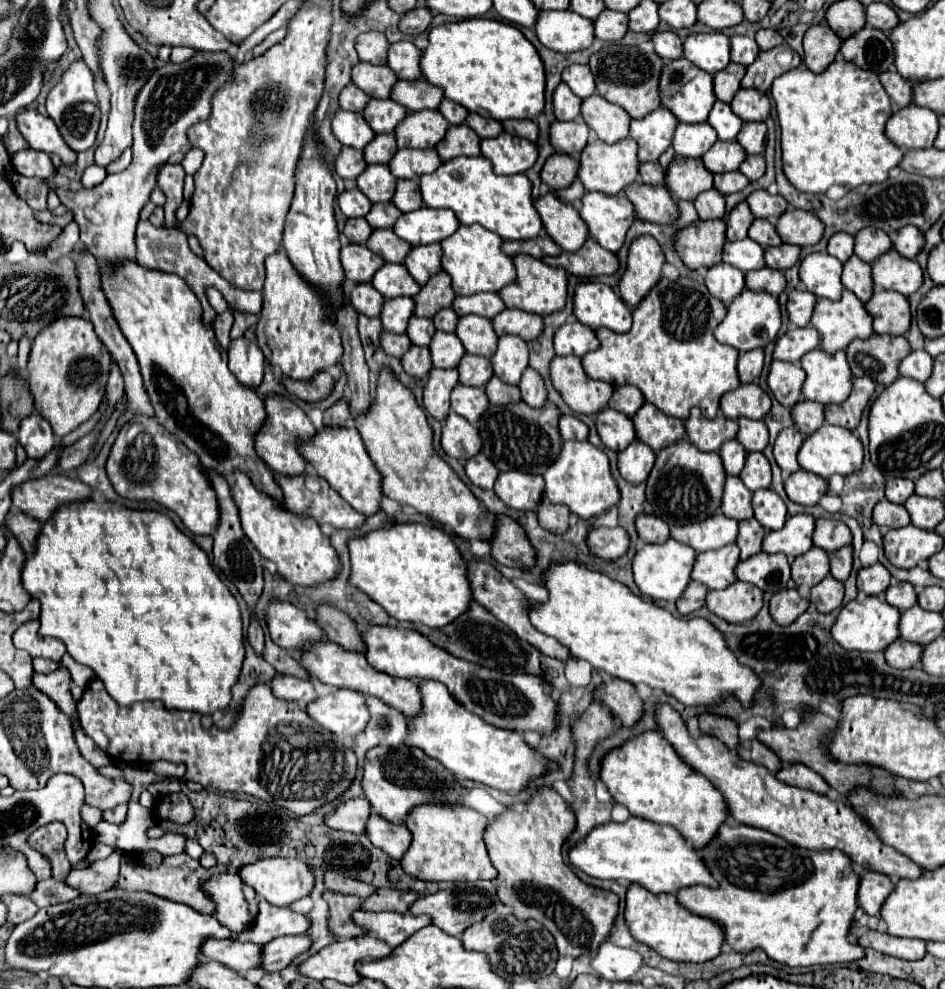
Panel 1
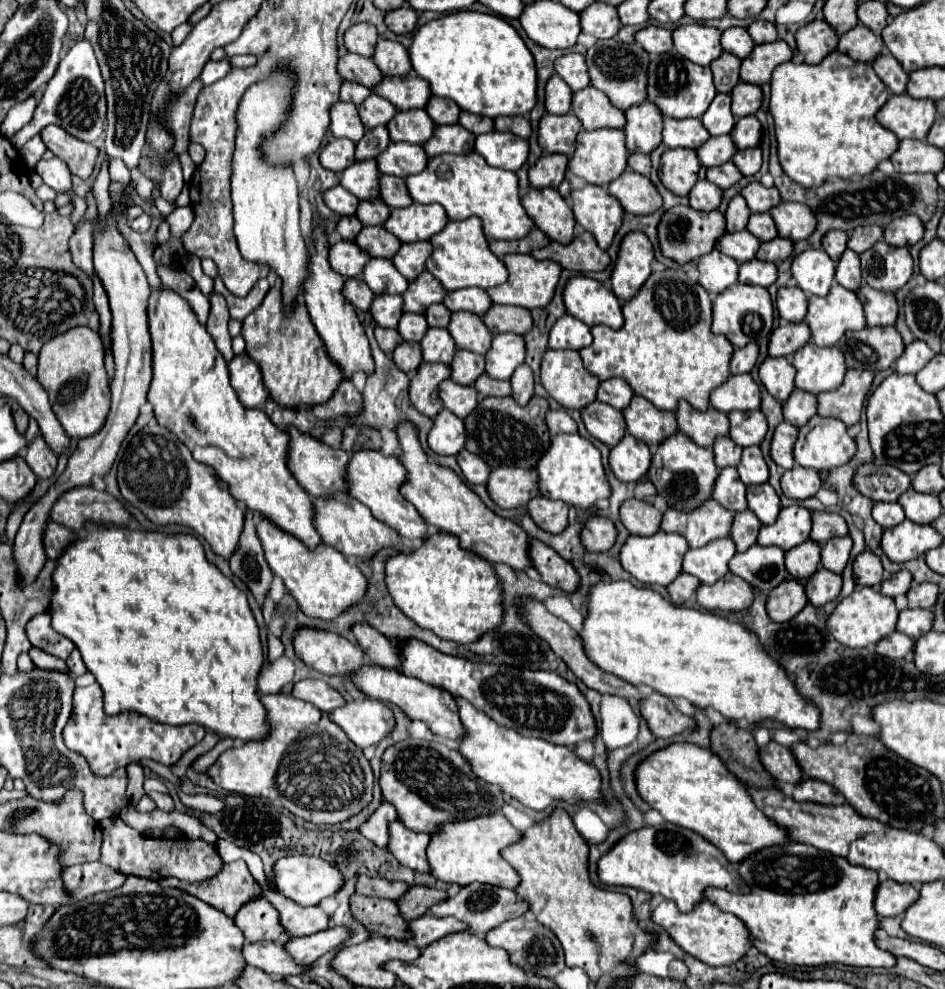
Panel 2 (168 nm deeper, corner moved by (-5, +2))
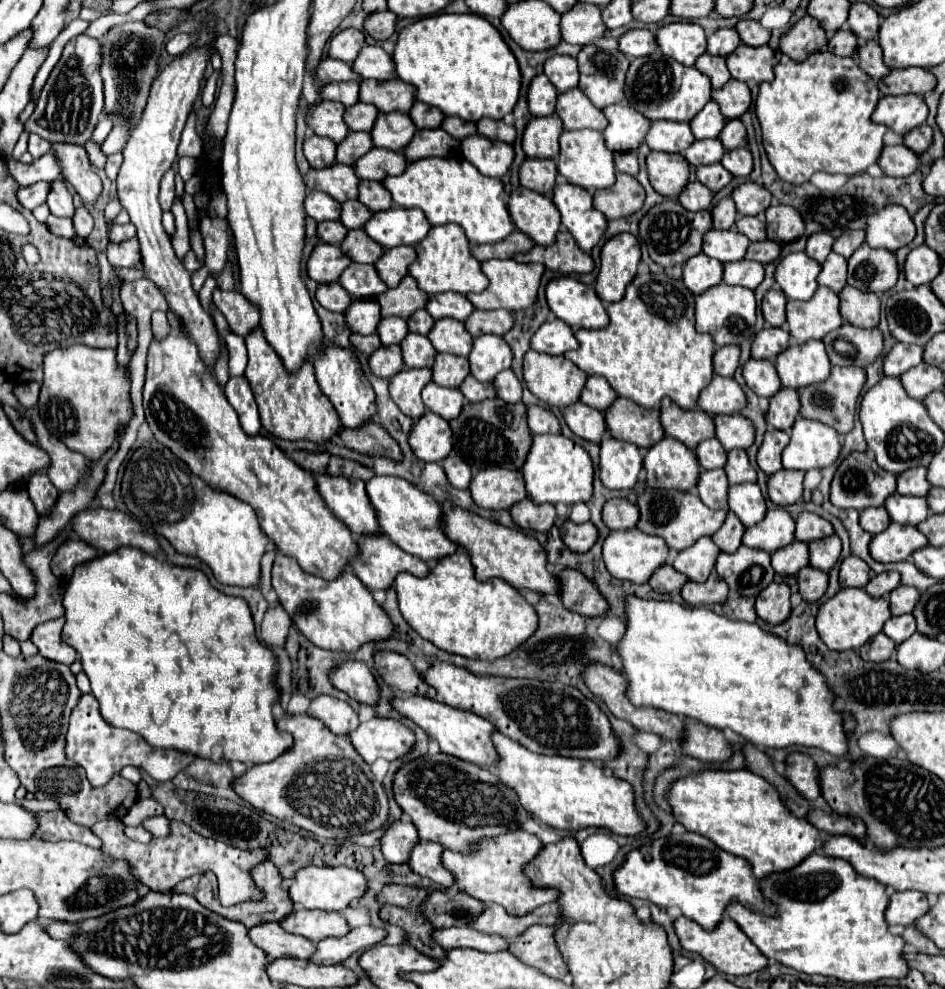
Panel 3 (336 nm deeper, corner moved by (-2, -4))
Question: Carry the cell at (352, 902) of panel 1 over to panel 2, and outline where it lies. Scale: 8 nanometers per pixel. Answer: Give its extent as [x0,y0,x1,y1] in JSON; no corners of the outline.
[350,894,412,940]

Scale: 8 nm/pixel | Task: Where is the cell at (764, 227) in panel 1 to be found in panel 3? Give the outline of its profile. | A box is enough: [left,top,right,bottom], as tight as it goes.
[737,216,767,242]

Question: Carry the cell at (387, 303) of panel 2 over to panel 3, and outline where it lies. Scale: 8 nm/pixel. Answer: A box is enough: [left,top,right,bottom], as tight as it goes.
[345,300,381,334]

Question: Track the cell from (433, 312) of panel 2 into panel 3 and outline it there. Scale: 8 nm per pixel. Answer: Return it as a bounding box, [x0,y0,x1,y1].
[407,310,435,334]

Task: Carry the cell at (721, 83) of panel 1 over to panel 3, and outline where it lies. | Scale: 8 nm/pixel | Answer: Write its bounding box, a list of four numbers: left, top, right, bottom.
[695,54,731,88]

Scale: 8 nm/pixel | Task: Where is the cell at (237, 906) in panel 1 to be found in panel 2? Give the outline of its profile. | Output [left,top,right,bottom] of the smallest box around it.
[234,898,292,944]

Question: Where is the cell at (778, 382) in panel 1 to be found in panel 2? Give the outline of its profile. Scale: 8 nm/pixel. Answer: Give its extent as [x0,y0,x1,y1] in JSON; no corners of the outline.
[758,358,796,400]

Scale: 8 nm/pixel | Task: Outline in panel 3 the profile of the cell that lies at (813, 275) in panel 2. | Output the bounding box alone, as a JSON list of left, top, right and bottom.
[775,252,821,300]

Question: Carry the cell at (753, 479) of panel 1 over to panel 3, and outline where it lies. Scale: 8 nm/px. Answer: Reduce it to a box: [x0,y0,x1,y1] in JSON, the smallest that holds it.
[727,450,757,484]

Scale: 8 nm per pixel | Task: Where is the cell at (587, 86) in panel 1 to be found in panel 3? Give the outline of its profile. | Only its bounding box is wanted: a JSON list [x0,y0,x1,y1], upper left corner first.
[545,54,579,92]

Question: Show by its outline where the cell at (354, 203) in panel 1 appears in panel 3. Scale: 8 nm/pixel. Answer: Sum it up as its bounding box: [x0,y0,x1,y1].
[305,192,341,222]

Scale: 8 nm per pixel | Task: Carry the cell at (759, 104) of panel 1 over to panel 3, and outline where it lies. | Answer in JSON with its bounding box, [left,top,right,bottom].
[713,80,751,120]

